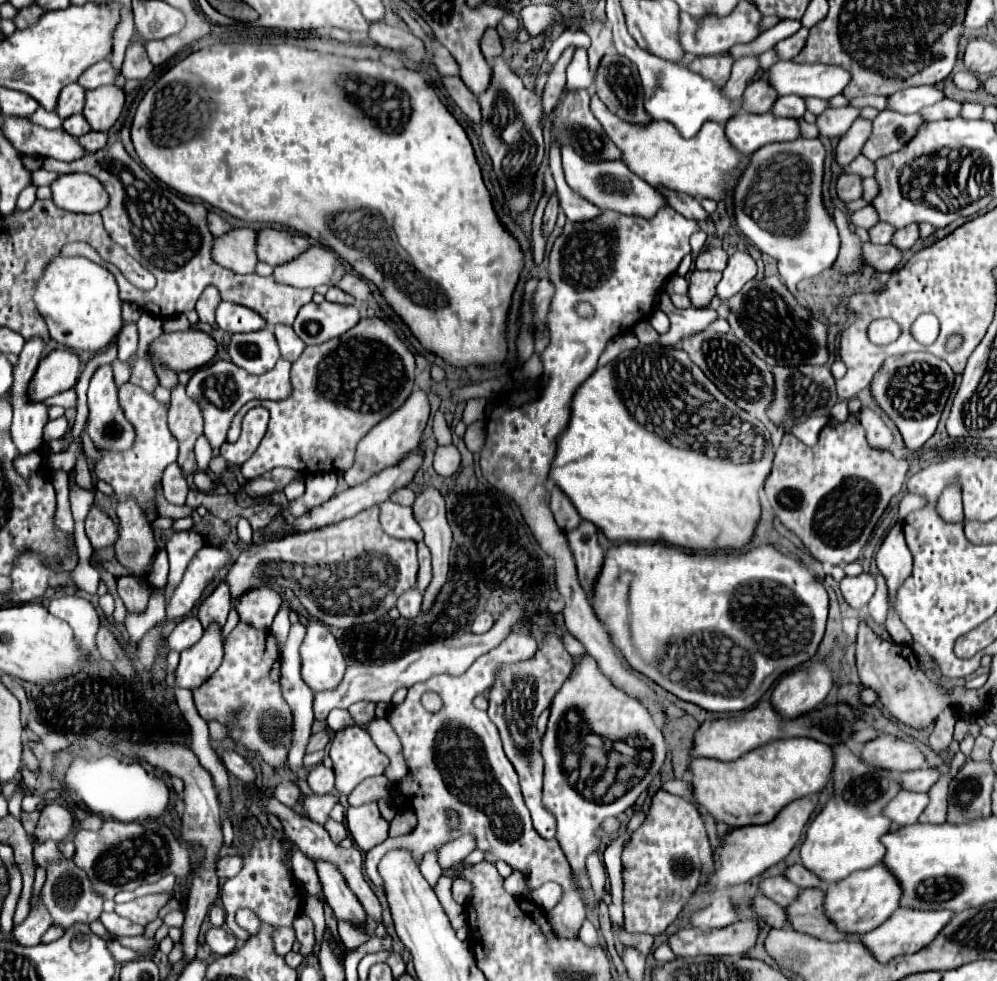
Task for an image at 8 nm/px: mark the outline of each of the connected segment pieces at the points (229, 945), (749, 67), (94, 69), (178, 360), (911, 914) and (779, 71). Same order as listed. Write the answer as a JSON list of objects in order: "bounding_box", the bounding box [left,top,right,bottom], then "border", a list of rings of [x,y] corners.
[{"bounding_box":[207,928,237,954],"border":[[[211,928],[207,932],[207,944],[211,946],[211,950],[215,954],[229,954],[235,950],[237,938],[231,936],[229,932],[225,932],[223,928]]]},{"bounding_box":[723,56,759,98],"border":[[[757,56],[751,58],[739,58],[733,68],[731,68],[731,76],[727,80],[727,84],[723,86],[723,92],[727,92],[727,96],[731,98],[739,98],[743,96],[745,86],[753,80],[753,76],[759,72],[759,64],[757,64]]]},{"bounding_box":[77,58,119,90],"border":[[[107,58],[107,60],[93,64],[91,68],[87,68],[77,82],[91,90],[91,88],[99,88],[99,86],[105,86],[105,84],[115,84],[117,76],[119,76],[119,72],[115,72],[111,60]]]},{"bounding_box":[149,330,215,372],"border":[[[199,330],[161,334],[149,344],[149,354],[173,372],[195,372],[215,356],[215,340]]]},{"bounding_box":[859,908,953,964],"border":[[[899,908],[879,928],[863,934],[859,940],[861,940],[863,946],[869,948],[869,952],[875,956],[875,960],[879,960],[883,964],[883,962],[889,962],[895,956],[913,954],[919,948],[925,948],[941,932],[941,928],[951,920],[951,916],[953,916],[953,912],[949,912],[949,910],[917,912],[917,910],[909,910],[909,908]]]},{"bounding_box":[765,62,849,98],"border":[[[777,62],[767,72],[765,78],[771,80],[771,88],[783,94],[831,98],[841,94],[849,84],[849,72],[839,66],[825,64],[797,64],[797,62]]]}]

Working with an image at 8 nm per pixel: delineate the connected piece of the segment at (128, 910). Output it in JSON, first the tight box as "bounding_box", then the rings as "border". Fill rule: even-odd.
{"bounding_box":[115,894,173,924],"border":[[[149,894],[149,896],[141,896],[137,900],[131,900],[131,902],[125,902],[125,904],[117,904],[115,906],[115,912],[123,918],[129,918],[131,922],[135,924],[149,924],[157,918],[159,910],[167,904],[167,900],[171,898],[173,894]]]}

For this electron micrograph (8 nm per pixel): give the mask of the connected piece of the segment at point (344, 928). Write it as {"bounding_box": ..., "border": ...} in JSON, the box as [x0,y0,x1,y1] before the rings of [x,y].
{"bounding_box":[338,920,374,949],"border":[[[338,920],[338,932],[341,943],[347,949],[358,947],[363,942],[370,939],[374,934],[373,924],[369,924],[369,922],[367,922],[364,928],[365,930],[357,930],[354,926],[351,926],[351,924]]]}

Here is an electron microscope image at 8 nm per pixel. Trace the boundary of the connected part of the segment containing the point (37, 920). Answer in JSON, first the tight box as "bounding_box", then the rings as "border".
{"bounding_box":[13,902,51,946],"border":[[[39,902],[39,908],[31,912],[23,924],[13,928],[13,938],[23,946],[33,946],[41,942],[41,934],[51,926],[51,916]]]}

